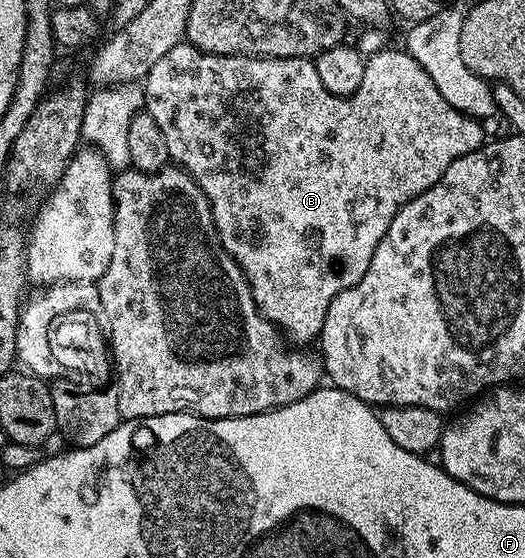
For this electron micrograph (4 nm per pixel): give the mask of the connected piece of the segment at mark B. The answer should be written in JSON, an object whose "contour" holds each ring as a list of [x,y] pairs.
{"contour":[[[384,48],[377,54],[368,55],[365,58],[363,84],[359,84],[356,92],[347,98],[335,96],[323,88],[316,61],[293,58],[293,66],[289,66],[289,70],[293,70],[293,74],[289,74],[289,78],[293,78],[293,82],[289,82],[289,98],[301,106],[301,118],[293,118],[293,122],[273,122],[273,126],[257,126],[257,130],[253,130],[253,138],[245,138],[245,134],[241,134],[241,142],[233,142],[233,146],[229,146],[229,150],[237,150],[237,166],[229,166],[229,174],[225,174],[225,182],[229,182],[229,198],[209,198],[209,206],[213,209],[213,219],[223,248],[237,261],[237,266],[245,274],[258,310],[286,335],[316,339],[325,323],[327,308],[331,308],[331,300],[335,300],[339,292],[359,284],[367,268],[371,268],[371,256],[375,256],[379,240],[383,240],[387,228],[391,228],[391,220],[395,220],[399,211],[415,196],[434,186],[452,162],[478,150],[487,135],[481,131],[482,123],[478,119],[462,114],[447,104],[443,96],[439,96],[439,88],[435,88],[431,76],[427,76],[420,64],[401,48]]]}

